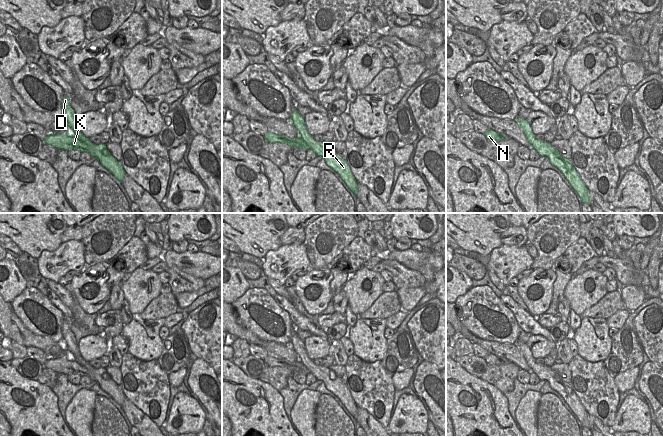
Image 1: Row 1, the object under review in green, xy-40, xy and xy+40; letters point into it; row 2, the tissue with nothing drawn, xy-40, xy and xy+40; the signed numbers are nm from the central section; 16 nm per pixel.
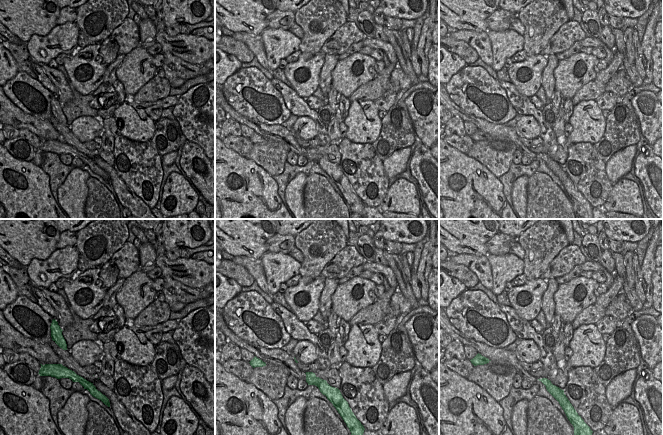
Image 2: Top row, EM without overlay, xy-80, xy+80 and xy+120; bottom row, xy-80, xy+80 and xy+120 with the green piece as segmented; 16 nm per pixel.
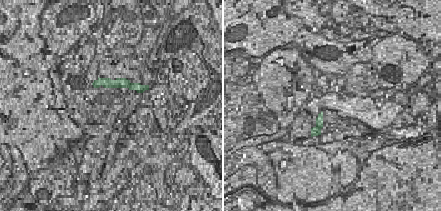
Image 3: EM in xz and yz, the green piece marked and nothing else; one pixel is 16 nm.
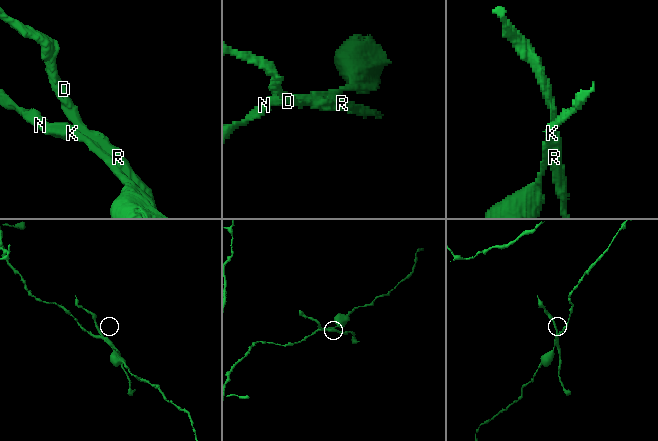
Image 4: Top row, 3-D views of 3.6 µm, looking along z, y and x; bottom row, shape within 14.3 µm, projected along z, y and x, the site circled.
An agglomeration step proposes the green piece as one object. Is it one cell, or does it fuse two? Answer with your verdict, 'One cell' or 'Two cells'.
Two cells.

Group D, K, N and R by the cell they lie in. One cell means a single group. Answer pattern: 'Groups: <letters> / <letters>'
Groups: D R / K N.

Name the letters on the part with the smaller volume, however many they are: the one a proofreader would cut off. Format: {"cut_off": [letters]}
{"cut_off": ["D", "R"]}

